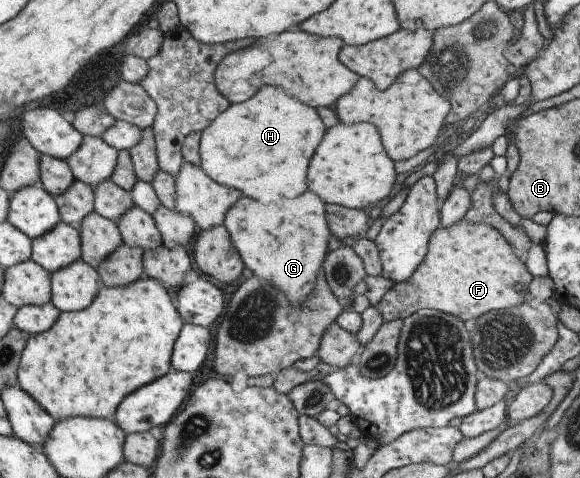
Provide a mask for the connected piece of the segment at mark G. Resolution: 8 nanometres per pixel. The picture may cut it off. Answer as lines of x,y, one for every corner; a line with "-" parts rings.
309,191
291,201
283,201
281,207
275,203
259,205
253,199
241,197
227,209
223,219
222,227
228,232
243,265
249,267
259,281
263,279
263,283
268,284
271,281
275,292
279,289
291,307
299,307
299,303
311,295
327,257
327,239
331,231
325,223
323,205
325,203

